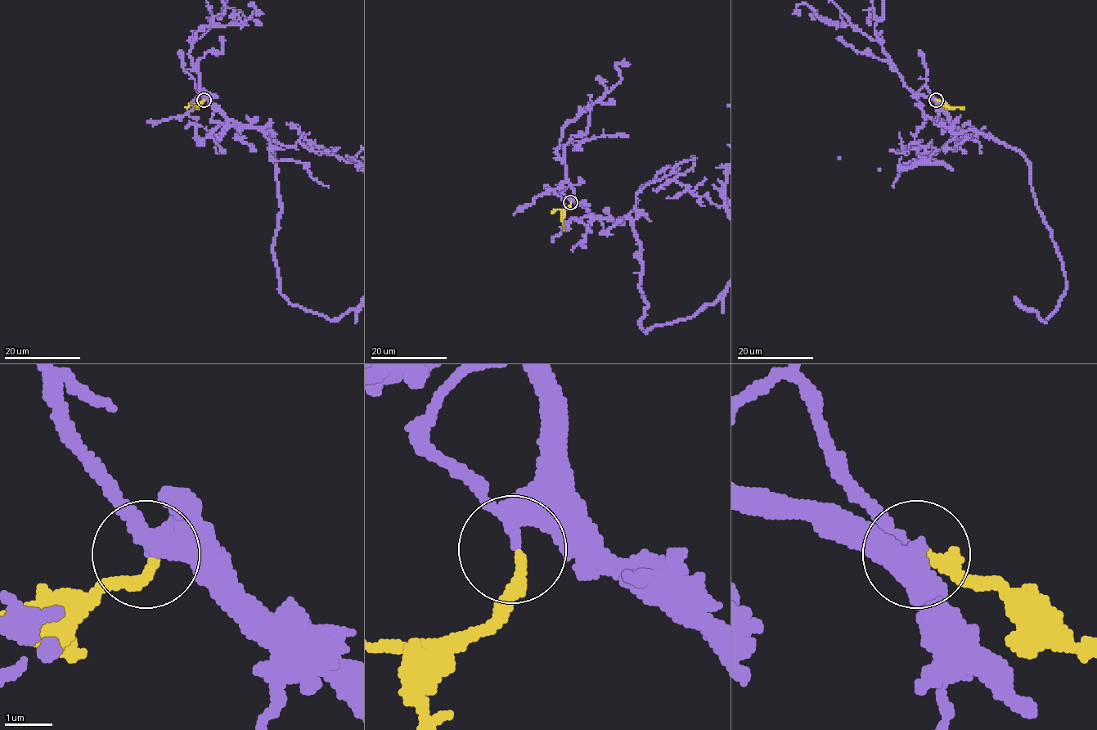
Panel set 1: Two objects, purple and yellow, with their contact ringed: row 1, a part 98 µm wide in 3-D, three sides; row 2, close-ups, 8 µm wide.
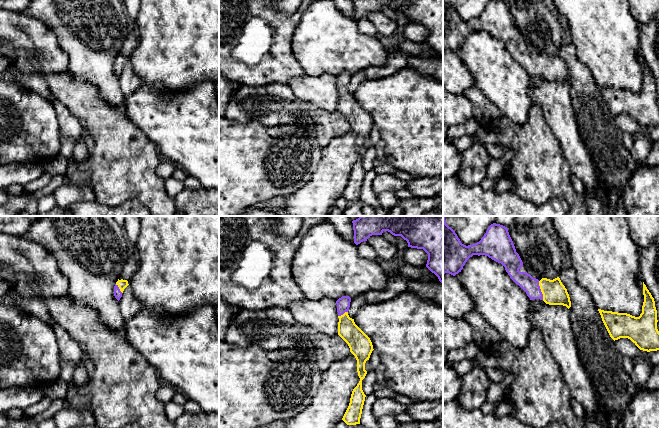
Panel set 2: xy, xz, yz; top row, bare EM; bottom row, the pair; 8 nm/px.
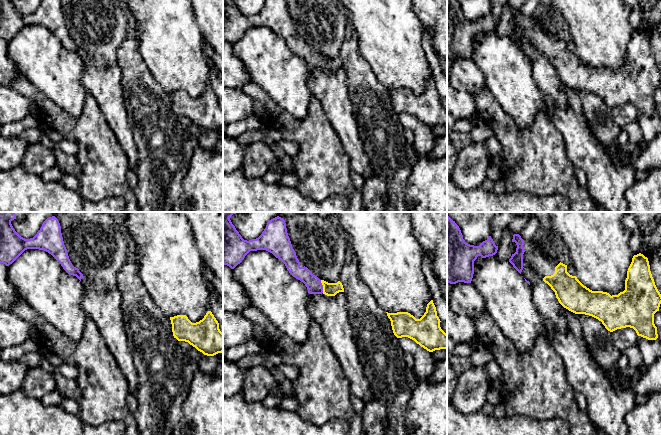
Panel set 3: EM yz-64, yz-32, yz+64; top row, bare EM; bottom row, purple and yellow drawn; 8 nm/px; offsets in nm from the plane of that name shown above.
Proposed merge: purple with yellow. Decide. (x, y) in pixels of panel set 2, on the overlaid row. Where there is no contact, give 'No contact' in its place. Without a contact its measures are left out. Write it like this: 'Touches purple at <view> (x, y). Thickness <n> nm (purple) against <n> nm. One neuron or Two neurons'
Touches purple at yz (540, 290). Thickness 140 nm (purple) against 190 nm. One neuron

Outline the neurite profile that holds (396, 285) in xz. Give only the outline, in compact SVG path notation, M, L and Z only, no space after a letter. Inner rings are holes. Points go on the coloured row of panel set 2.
M389 276L387 286L382 290L370 290L364 294L358 295L351 299L348 315L354 319L355 314L360 307L367 304L377 304L390 300L397 295L407 291L408 280L401 277Z

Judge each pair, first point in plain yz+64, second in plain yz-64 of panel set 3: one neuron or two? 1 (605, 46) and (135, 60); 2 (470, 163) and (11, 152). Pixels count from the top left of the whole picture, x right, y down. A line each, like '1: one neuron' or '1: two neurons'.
1: two neurons
2: two neurons

